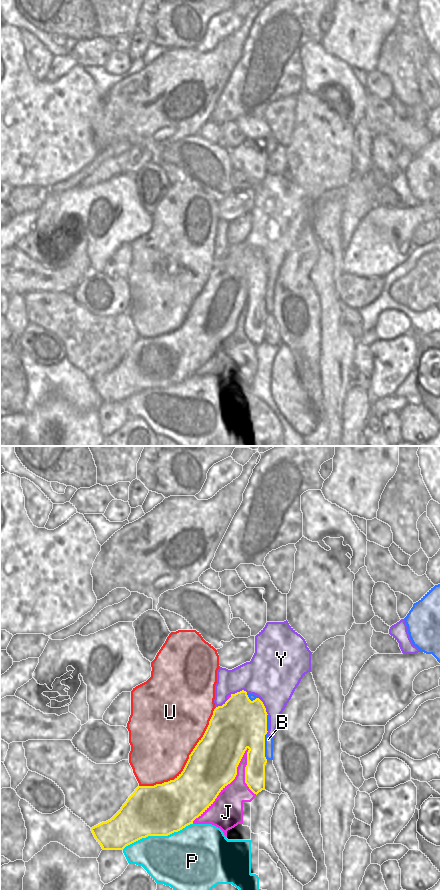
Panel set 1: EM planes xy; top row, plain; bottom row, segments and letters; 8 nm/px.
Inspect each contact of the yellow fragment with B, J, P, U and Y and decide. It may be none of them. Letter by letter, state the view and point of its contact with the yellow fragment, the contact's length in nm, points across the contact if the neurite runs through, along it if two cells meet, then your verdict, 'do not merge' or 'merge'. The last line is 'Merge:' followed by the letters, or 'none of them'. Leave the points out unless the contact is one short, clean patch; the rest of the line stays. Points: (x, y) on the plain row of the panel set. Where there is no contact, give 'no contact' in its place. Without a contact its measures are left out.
B: contact xy (264, 298); length 220 nm; merge
J: contact xy (227, 336); length 750 nm; do not merge
P: contact xy (157, 387); length 600 nm; do not merge
U: contact xy (188, 312); length 900 nm; do not merge
Y: contact xy (238, 244); length 140 nm; do not merge
Merge: B

